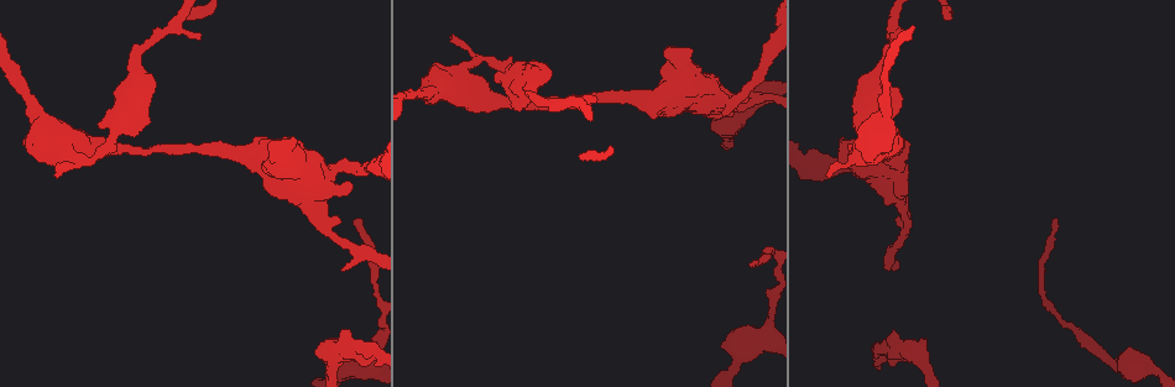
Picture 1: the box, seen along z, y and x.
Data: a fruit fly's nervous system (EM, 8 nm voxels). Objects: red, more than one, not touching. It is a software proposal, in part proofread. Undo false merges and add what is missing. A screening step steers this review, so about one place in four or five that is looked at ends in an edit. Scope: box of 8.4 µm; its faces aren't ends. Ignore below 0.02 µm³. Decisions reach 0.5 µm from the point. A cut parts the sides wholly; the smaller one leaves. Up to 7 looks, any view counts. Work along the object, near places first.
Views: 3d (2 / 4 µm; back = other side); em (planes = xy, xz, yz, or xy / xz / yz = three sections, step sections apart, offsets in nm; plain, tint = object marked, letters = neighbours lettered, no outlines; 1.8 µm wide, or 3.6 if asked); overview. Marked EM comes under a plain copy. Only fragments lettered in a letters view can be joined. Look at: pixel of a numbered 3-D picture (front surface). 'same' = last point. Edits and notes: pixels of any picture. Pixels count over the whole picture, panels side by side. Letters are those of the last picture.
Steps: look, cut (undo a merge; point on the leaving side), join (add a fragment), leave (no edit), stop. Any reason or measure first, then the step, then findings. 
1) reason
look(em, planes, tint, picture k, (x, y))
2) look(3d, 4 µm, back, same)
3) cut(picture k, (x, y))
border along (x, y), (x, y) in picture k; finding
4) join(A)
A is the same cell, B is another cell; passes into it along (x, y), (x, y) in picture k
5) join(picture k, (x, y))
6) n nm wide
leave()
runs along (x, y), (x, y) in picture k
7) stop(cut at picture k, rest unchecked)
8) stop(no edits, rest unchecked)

sharp bend
look(3d, 4 µm, picture 1, (762, 338))

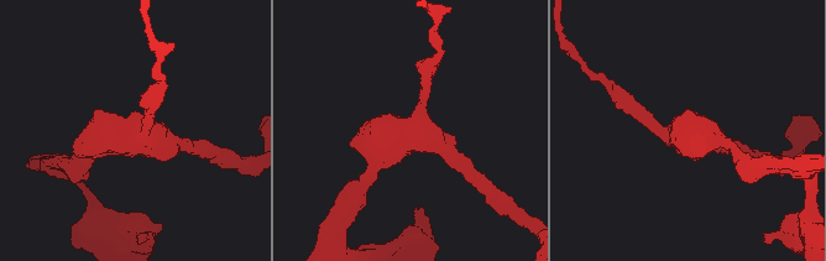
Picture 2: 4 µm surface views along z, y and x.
look(em, 3.6 µm, planes, tint, picture 2, (414, 132))

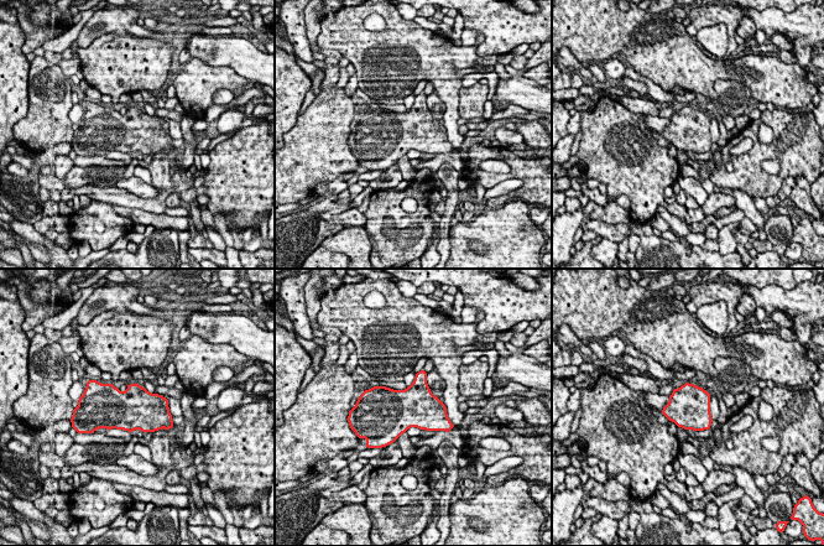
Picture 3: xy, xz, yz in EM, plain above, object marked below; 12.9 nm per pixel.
see the neighbours
look(em, 3.6 µm, planes, letters, same)

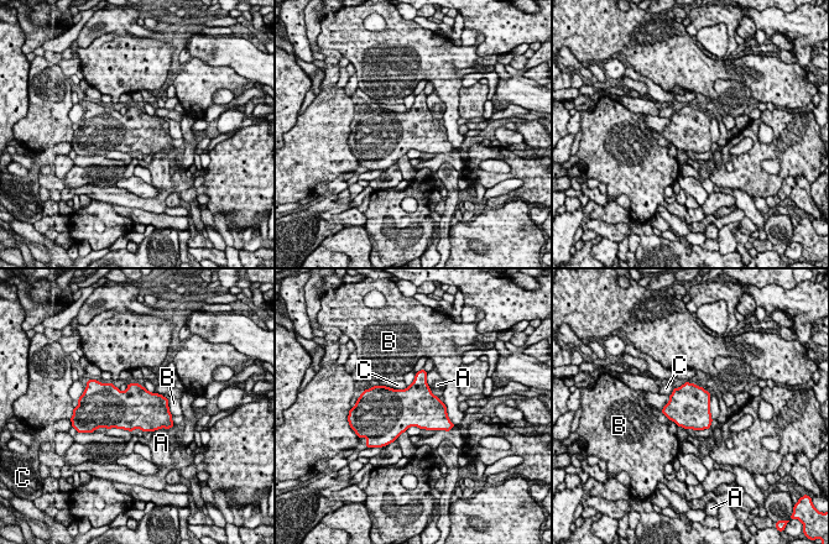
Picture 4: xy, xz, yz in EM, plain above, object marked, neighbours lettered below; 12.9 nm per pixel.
550 nm wide
leave()
A, B and C are other cells; border along (380, 385), (394, 388), (407, 387) in picture 4; continuous, no second neuron

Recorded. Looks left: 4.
look(3d, 4 µm, picture 1, (357, 221))

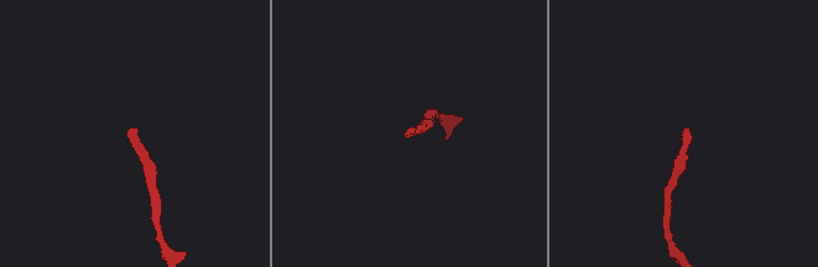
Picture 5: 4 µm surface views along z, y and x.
look(em, yz, step 8, tint, picture 5, (687, 129))

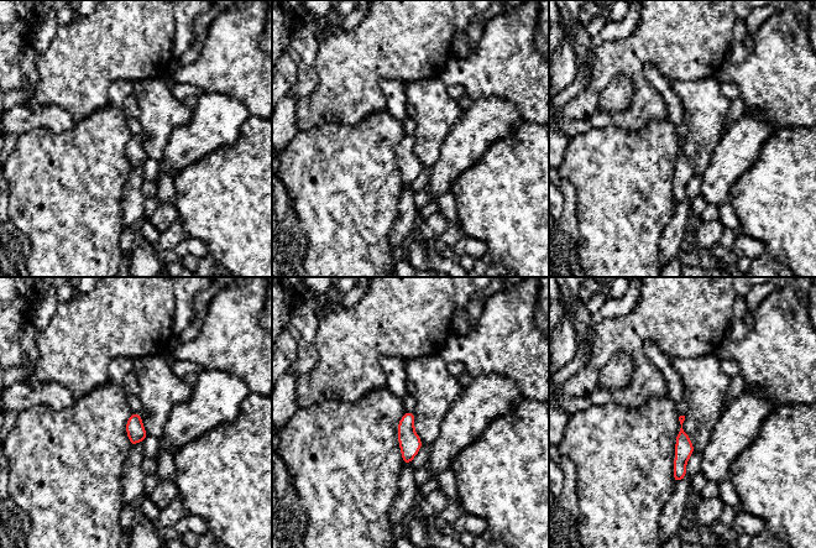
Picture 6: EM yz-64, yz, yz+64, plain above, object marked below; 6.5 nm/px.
look(em, planes, letters, same)

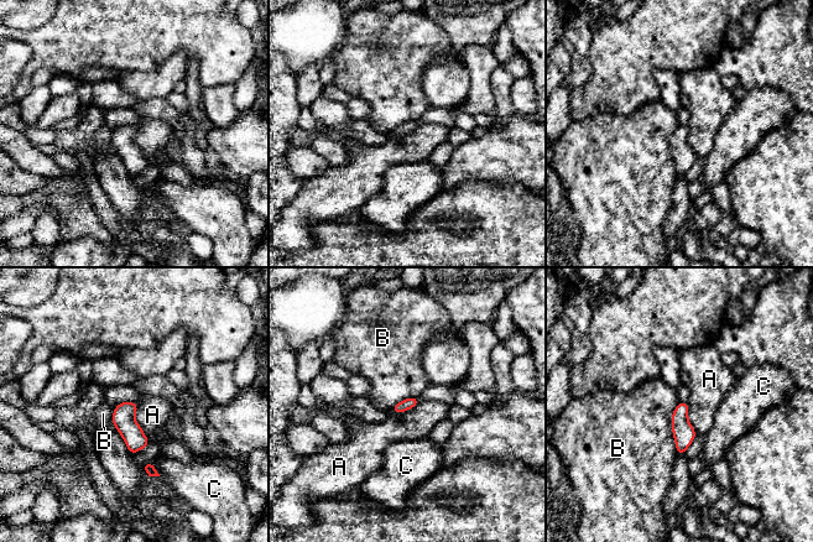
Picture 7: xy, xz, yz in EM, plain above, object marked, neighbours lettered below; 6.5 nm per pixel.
leave()
A, B and C are other cells; no lettered fragment goes on from it

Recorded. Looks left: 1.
stop(no edits, rest unchecked)

